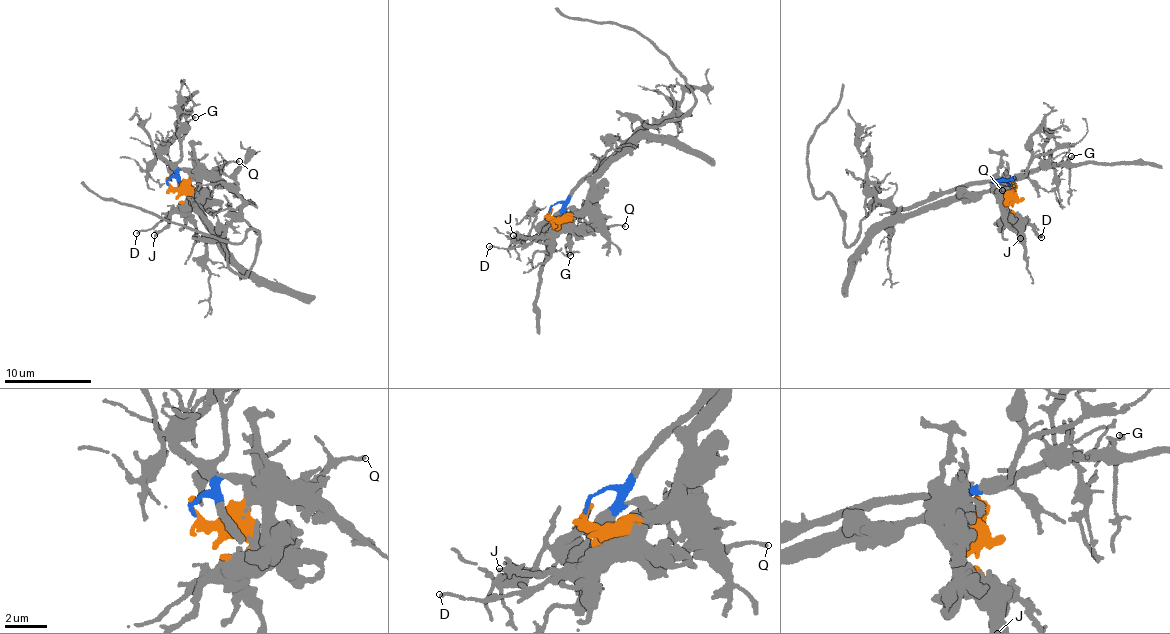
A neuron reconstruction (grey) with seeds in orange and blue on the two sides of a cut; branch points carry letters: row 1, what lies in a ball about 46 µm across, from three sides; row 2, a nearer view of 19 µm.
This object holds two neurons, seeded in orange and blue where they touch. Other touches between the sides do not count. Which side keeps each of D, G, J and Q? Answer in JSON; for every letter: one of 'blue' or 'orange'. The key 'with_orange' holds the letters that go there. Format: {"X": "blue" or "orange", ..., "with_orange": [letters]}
{"D": "orange", "G": "blue", "J": "orange", "Q": "orange", "with_orange": ["D", "J", "Q"]}

